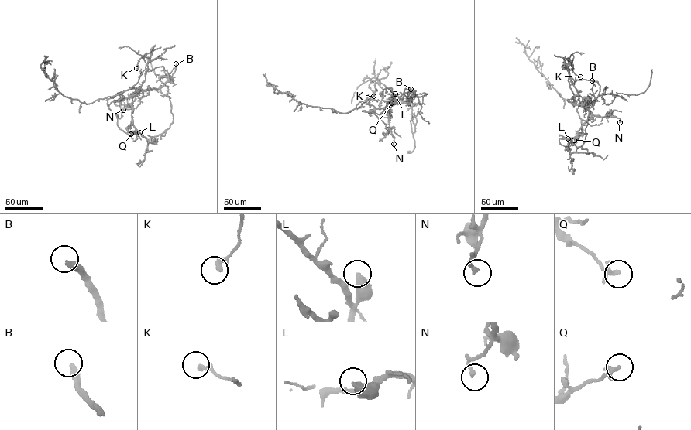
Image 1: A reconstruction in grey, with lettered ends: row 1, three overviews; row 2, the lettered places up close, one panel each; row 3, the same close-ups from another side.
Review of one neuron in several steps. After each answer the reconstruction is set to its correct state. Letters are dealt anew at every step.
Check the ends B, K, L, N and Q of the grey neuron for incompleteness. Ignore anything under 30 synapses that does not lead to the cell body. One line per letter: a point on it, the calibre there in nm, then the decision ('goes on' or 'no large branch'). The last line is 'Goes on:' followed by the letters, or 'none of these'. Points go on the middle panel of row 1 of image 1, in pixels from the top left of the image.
B: (410, 89) | 340 nm | goes on
K: (373, 96) | 280 nm | no large branch
L: (395, 93) | 440 nm | no large branch
N: (393, 144) | 130 nm | no large branch
Q: (391, 103) | 220 nm | no large branch
Goes on: B

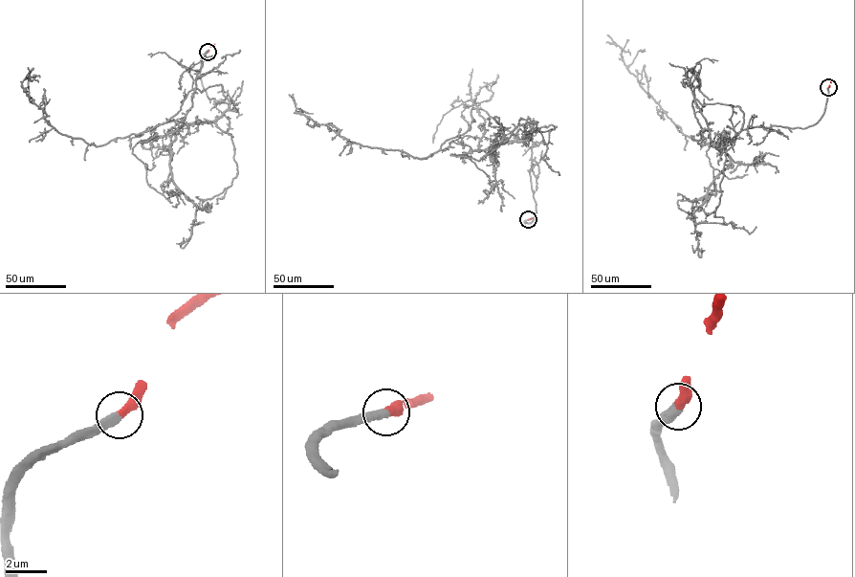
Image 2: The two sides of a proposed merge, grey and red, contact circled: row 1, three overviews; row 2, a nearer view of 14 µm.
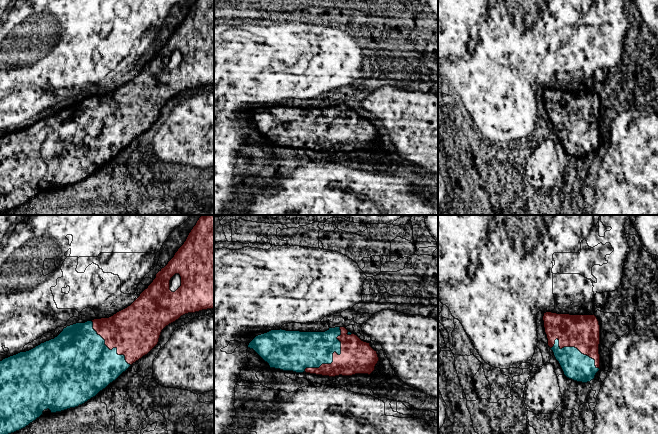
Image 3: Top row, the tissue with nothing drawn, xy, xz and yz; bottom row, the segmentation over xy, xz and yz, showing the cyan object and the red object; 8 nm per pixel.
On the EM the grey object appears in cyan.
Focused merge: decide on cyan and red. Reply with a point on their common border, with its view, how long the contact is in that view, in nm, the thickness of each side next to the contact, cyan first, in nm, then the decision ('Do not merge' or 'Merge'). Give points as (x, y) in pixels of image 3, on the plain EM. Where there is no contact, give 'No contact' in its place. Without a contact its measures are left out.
Touches cyan at xz (332, 131). Shared border 460 nm. Thickness 300 nm (cyan) against 280 nm. Merge

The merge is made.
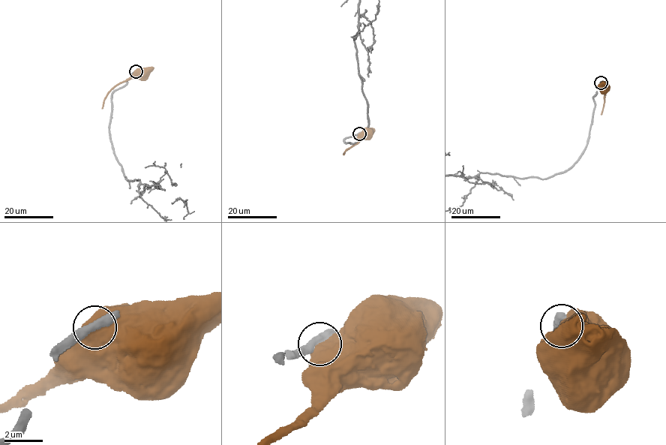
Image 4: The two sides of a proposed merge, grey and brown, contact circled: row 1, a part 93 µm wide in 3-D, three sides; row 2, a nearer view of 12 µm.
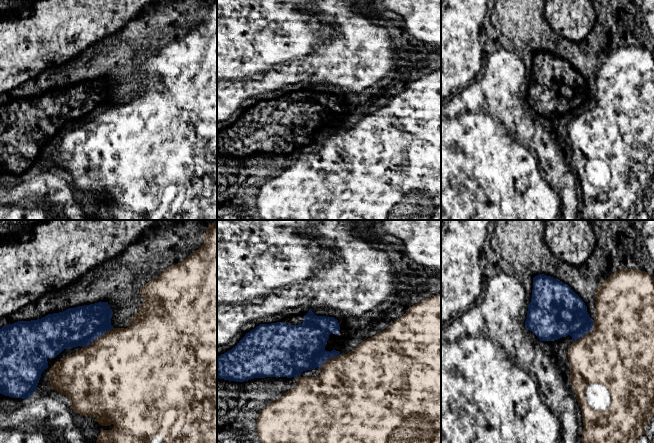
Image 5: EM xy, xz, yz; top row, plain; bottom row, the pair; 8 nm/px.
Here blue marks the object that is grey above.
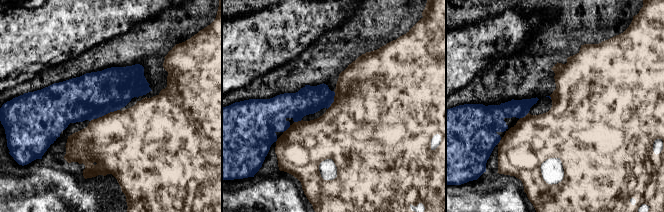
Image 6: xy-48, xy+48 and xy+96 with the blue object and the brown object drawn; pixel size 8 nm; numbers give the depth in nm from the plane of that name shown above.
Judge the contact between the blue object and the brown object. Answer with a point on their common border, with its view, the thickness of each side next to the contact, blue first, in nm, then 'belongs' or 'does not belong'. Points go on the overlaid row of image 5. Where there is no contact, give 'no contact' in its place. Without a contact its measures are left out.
contact xy (99, 336); calibres 320 and 500 nm; does not belong

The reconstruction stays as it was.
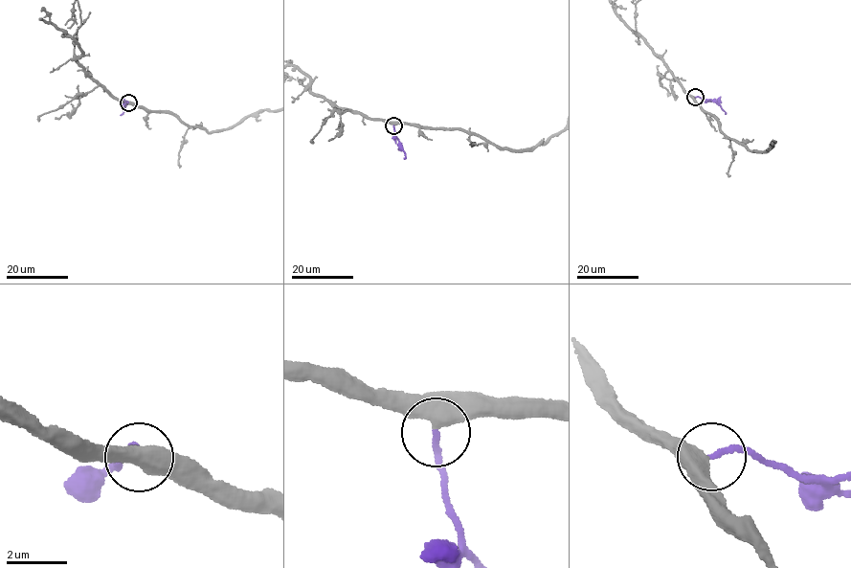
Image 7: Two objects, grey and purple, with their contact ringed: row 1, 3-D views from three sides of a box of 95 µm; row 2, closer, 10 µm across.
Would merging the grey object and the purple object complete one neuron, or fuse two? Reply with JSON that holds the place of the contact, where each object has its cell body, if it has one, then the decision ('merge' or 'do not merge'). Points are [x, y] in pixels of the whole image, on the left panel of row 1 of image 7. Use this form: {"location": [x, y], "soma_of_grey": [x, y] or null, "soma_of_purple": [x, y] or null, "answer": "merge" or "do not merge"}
{"location": [128, 102], "soma_of_grey": null, "soma_of_purple": null, "answer": "merge"}

